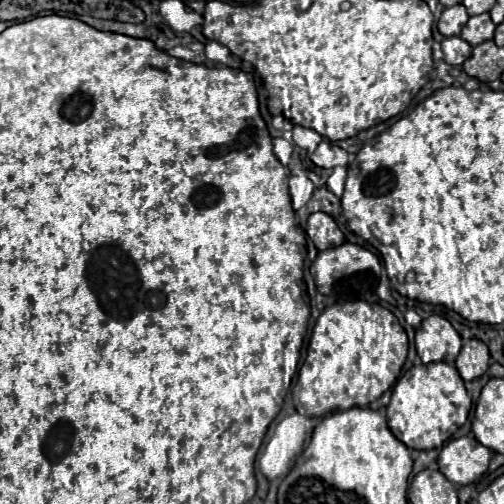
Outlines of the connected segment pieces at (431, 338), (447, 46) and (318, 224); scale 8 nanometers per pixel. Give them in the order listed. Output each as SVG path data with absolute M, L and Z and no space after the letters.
M429 316L417 328L415 348L425 364L447 362L449 366L453 366L461 350L461 336L449 324L449 320L441 316Z
M451 36L451 38L445 38L441 42L441 48L443 48L443 54L445 54L445 62L451 64L451 66L459 66L463 64L469 56L471 56L471 46L459 38L459 36Z
M325 212L311 214L309 220L307 220L307 228L305 230L307 230L307 236L313 240L313 244L317 246L317 250L341 246L345 242L343 232L335 224L335 220L329 214L325 214Z

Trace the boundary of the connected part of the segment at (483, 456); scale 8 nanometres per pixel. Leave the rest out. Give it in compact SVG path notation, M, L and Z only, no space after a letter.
M461 436L449 440L439 454L439 472L453 484L473 484L489 468L491 450L477 444L475 438Z

